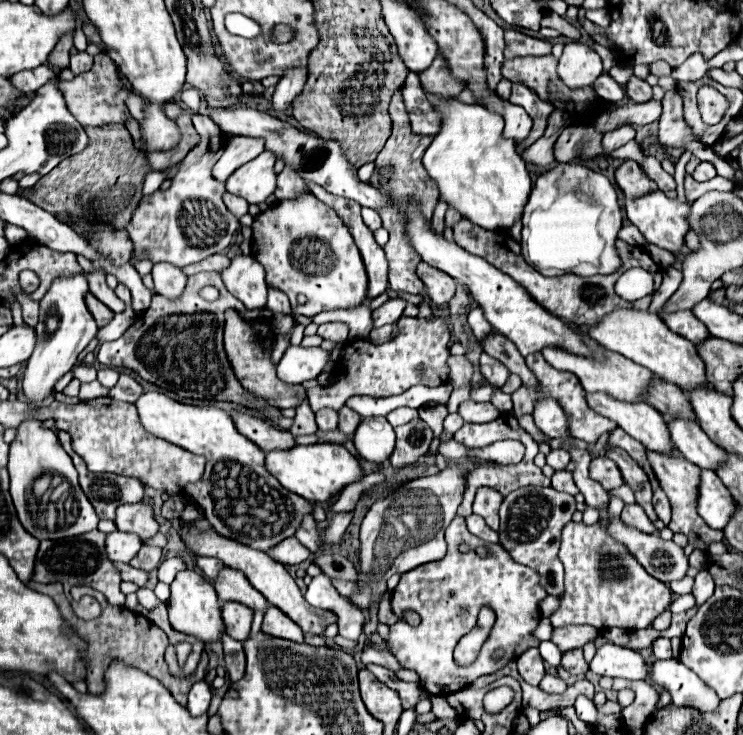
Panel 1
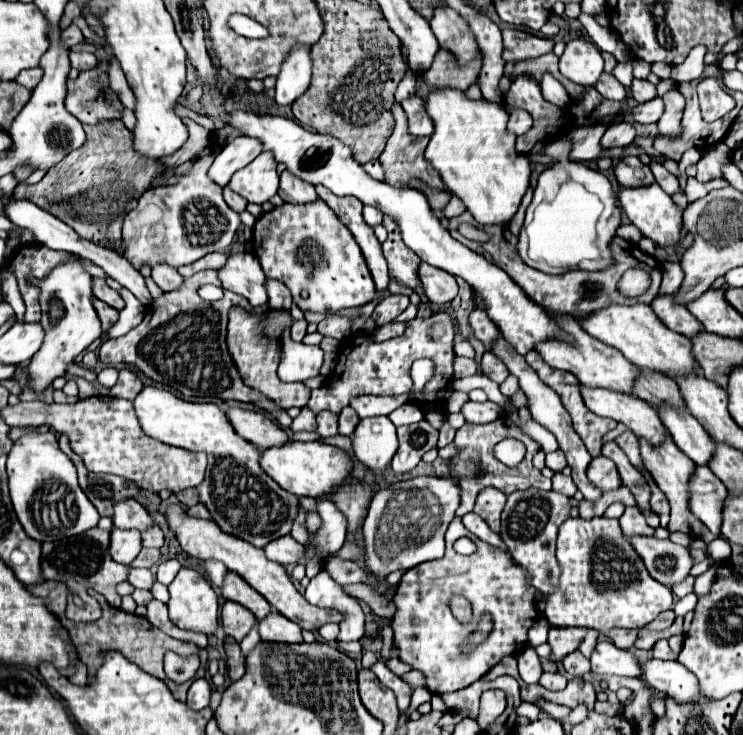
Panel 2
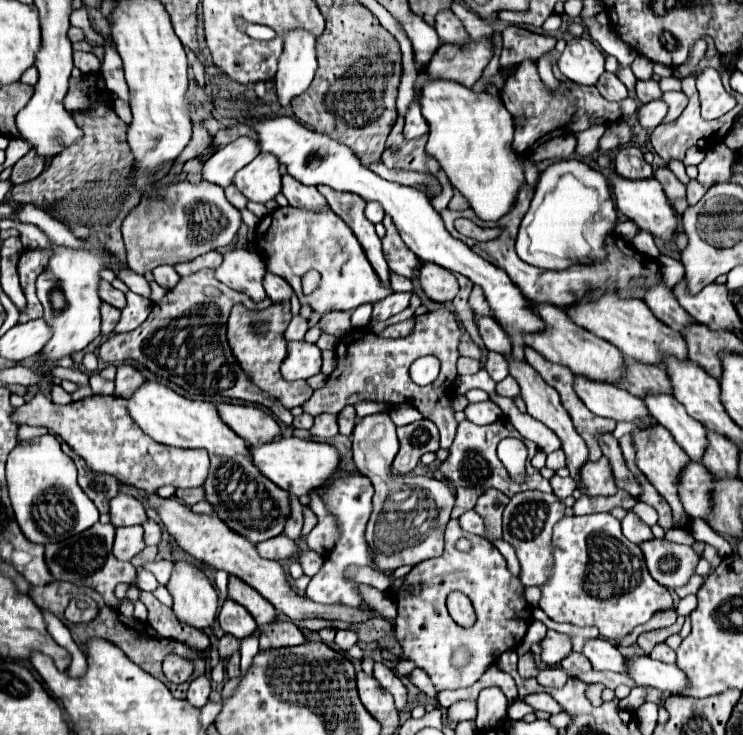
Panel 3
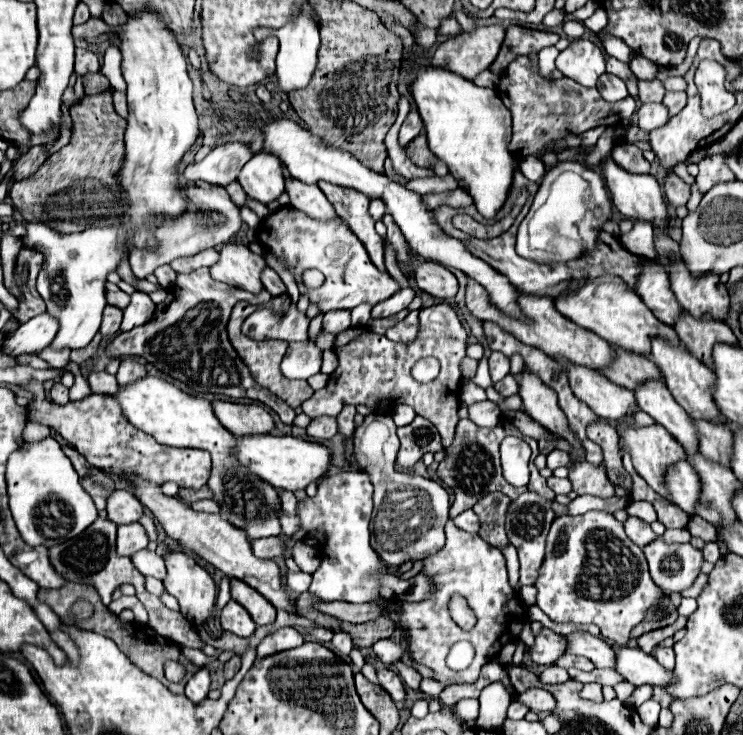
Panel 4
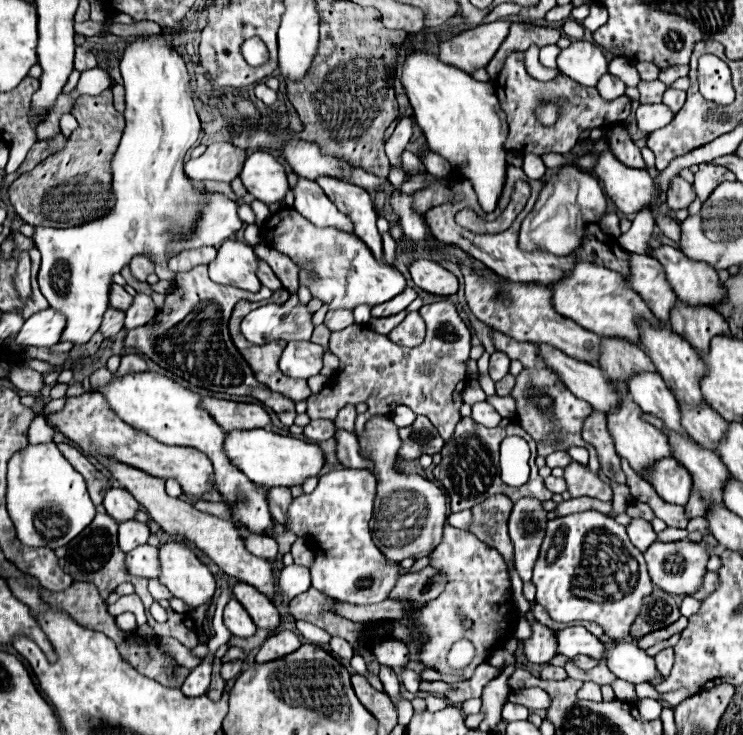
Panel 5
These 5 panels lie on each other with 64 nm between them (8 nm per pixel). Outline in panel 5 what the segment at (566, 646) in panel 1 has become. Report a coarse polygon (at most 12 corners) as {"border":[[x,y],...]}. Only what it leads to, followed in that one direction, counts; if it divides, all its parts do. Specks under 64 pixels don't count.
{"border":[[530,622],[526,658],[546,664],[556,656],[556,636],[548,626]]}

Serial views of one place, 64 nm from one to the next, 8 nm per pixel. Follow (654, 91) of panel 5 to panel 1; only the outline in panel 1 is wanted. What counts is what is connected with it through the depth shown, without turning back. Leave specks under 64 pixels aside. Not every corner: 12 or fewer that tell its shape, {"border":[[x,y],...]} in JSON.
{"border":[[632,76],[626,94],[634,102],[648,102],[652,86]]}

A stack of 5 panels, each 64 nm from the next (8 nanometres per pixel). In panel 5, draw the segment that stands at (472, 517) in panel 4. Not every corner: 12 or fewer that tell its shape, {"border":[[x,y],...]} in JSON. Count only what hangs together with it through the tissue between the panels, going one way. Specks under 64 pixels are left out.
{"border":[[470,510],[452,512],[446,520],[450,526],[468,530],[472,524]]}

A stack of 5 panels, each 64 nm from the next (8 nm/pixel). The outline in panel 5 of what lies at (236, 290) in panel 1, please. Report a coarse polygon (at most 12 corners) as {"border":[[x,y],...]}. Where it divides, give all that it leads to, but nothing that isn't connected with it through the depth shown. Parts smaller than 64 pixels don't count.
{"border":[[226,240],[208,264],[210,278],[260,290],[252,246]]}

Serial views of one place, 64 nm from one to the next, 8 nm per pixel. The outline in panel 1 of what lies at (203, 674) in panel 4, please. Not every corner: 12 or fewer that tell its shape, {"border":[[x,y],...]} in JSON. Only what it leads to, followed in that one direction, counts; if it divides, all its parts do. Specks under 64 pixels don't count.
{"border":[[200,680],[190,688],[188,710],[200,716],[208,710],[212,690]]}

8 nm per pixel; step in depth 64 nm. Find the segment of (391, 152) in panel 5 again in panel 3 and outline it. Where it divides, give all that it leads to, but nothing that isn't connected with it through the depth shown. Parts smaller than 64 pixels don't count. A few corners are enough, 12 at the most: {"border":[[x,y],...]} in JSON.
{"border":[[418,102],[410,104],[404,122],[404,138],[420,138],[428,124]]}

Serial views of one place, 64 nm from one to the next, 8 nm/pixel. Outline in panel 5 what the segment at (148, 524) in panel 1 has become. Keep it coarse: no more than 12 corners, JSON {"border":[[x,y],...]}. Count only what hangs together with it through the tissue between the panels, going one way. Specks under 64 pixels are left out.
{"border":[[124,488],[104,494],[104,508],[116,522],[132,520],[140,504]]}

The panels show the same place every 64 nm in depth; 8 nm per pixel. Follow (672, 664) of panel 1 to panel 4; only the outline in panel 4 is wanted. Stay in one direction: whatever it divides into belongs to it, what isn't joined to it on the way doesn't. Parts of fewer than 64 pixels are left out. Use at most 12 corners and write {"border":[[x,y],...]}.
{"border":[[638,646],[616,650],[616,672],[634,686],[674,680]]}

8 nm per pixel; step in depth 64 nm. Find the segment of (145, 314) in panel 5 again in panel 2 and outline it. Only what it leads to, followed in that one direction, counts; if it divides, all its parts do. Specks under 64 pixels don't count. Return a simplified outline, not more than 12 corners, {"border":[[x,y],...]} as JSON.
{"border":[[126,288],[120,290],[126,308],[108,330],[108,338],[124,336],[136,328],[146,306]]}

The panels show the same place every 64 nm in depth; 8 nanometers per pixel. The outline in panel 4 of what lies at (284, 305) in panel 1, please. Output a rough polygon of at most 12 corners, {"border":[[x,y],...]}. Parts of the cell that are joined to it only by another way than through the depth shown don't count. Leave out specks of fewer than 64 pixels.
{"border":[[272,268],[262,270],[262,284],[272,296],[286,294],[286,286]]}

